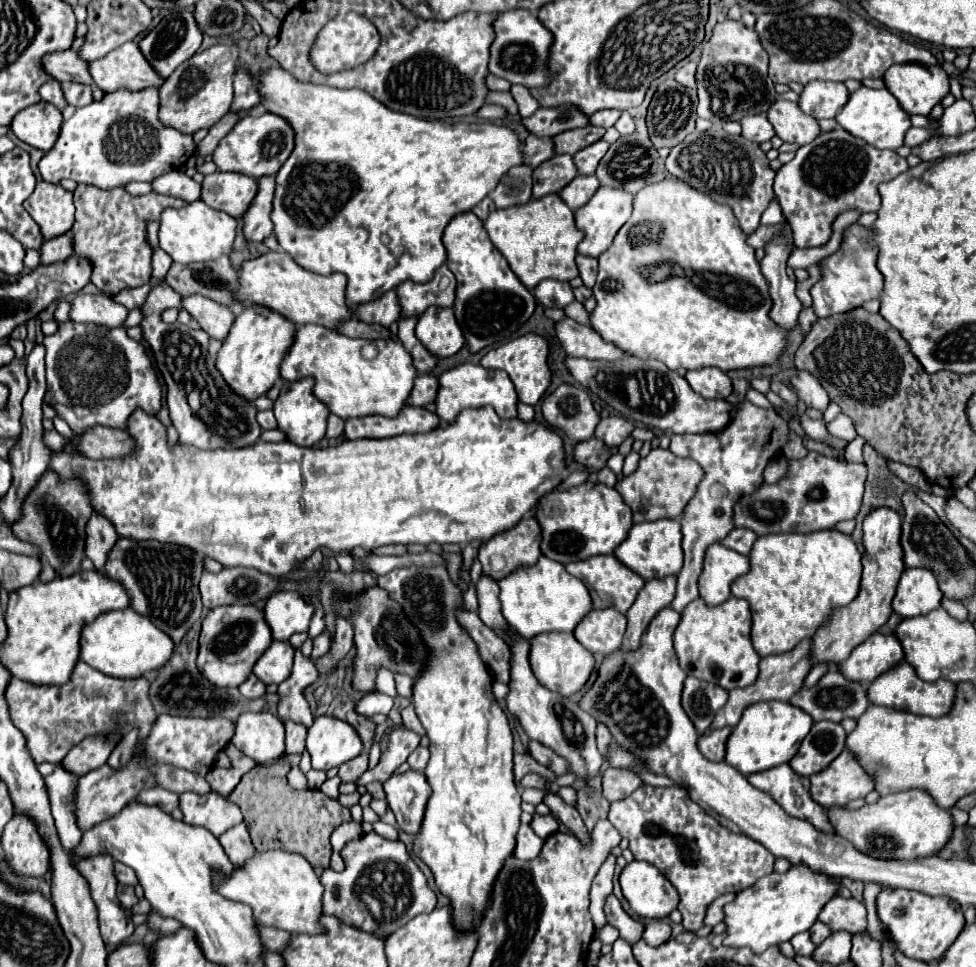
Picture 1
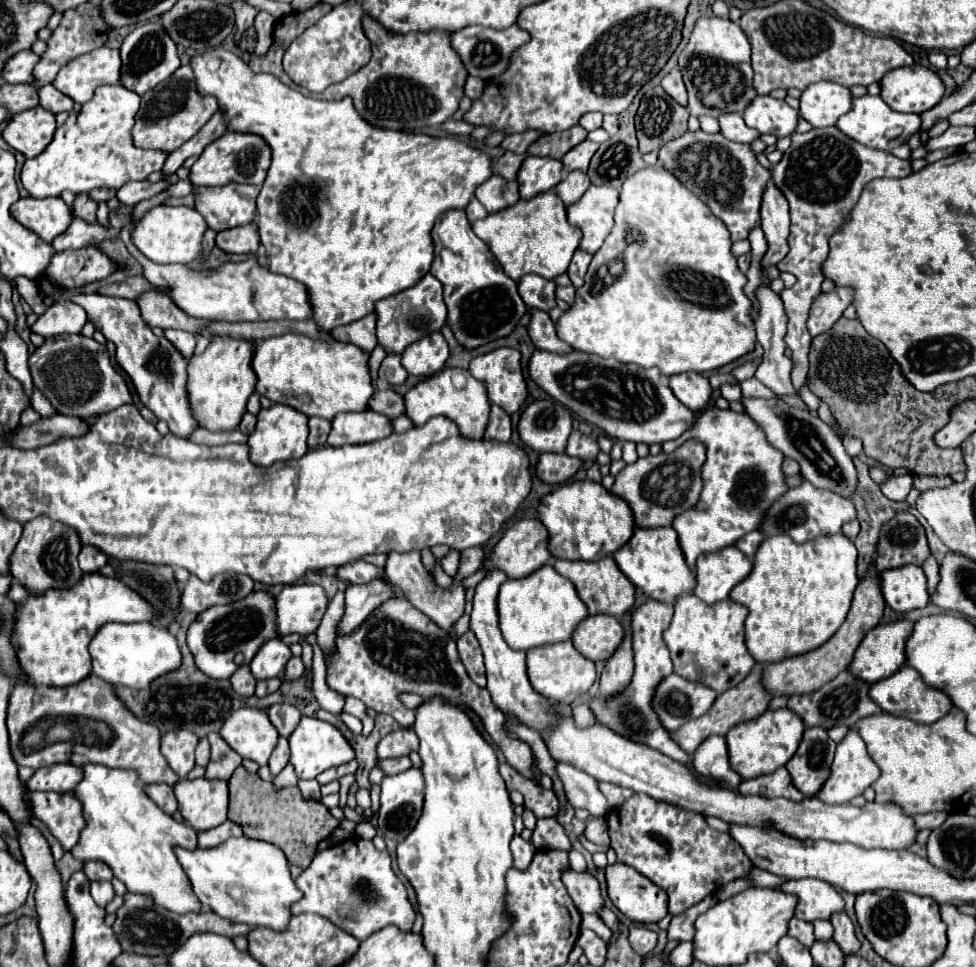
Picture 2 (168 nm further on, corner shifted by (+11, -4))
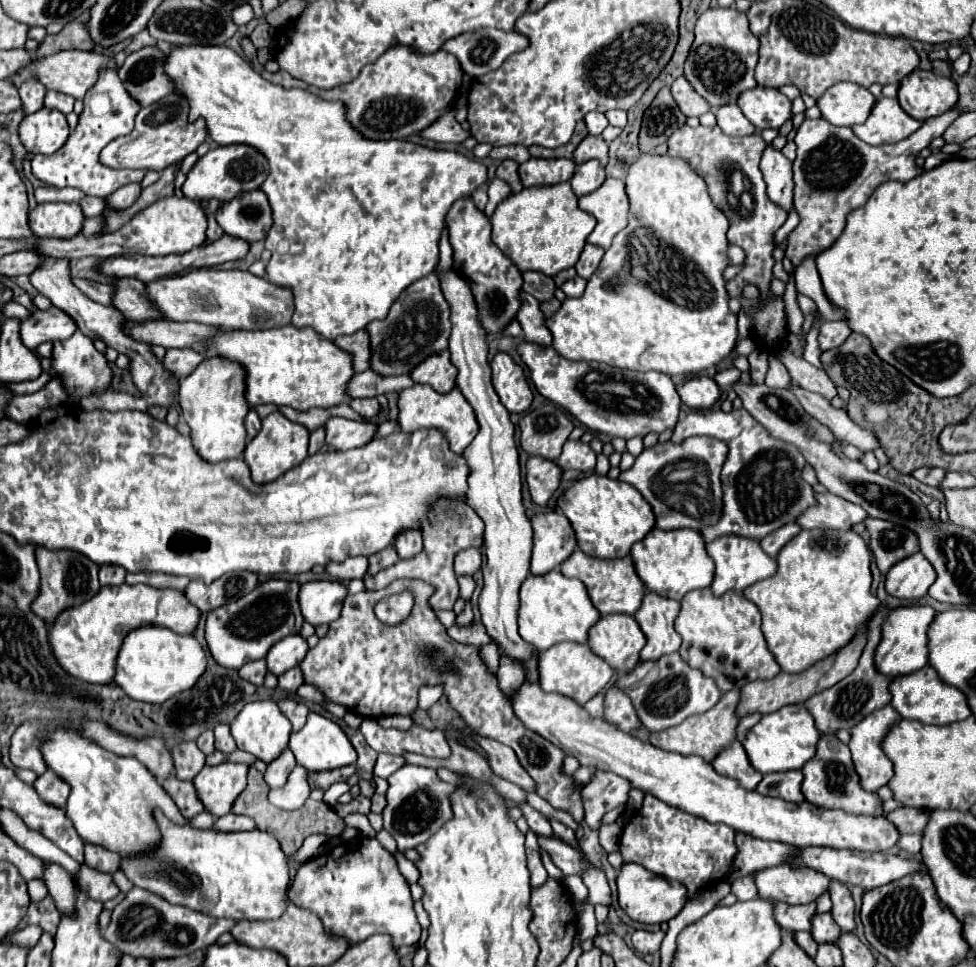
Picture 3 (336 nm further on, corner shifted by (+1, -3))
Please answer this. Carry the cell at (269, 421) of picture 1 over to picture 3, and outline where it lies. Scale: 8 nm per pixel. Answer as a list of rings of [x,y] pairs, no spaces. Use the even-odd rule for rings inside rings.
[[[251,409],[249,415],[245,417],[245,429],[247,429],[247,439],[249,439],[249,441],[259,433],[259,427],[261,427],[261,419],[259,419],[259,415]]]

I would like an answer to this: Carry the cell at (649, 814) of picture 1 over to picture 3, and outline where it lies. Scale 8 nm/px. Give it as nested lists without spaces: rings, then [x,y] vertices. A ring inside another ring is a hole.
[[[647,793],[639,813],[623,827],[619,849],[625,861],[637,863],[633,857],[639,857],[639,865],[651,873],[683,883],[687,887],[687,899],[691,899],[691,895],[711,885],[717,877],[729,877],[731,859],[735,859],[735,829],[727,825],[715,827]]]

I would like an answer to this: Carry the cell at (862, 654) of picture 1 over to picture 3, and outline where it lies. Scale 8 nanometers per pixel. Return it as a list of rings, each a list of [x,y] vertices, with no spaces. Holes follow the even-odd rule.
[[[927,605],[899,607],[889,611],[889,617],[881,629],[881,643],[875,651],[875,667],[887,677],[907,675],[927,665],[927,629],[935,617],[935,611]]]

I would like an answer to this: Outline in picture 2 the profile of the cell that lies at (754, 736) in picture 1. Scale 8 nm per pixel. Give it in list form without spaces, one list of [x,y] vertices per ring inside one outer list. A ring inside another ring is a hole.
[[[779,708],[773,712],[763,712],[755,720],[739,724],[731,728],[725,736],[729,748],[731,768],[739,772],[743,778],[755,778],[761,774],[775,772],[777,768],[785,766],[799,748],[805,724],[803,720],[789,708]]]

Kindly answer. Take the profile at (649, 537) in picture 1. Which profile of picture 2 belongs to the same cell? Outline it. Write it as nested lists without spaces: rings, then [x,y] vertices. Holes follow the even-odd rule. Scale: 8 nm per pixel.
[[[635,528],[631,540],[623,548],[619,548],[613,558],[637,590],[641,590],[647,598],[665,604],[673,604],[681,594],[693,592],[697,584],[693,570],[685,562],[679,546],[679,536],[677,532],[673,532],[673,528]]]

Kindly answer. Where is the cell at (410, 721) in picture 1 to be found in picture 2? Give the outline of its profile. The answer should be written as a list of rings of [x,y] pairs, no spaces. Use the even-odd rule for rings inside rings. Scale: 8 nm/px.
[[[389,600],[383,608],[377,608],[369,620],[347,636],[339,636],[335,652],[327,658],[327,686],[341,696],[359,698],[367,708],[391,714],[403,727],[410,728],[415,721],[414,711],[405,708],[399,700],[401,692],[415,692],[423,698],[443,698],[449,704],[469,706],[483,722],[485,732],[501,748],[507,762],[525,778],[535,778],[533,754],[529,744],[513,740],[503,728],[503,712],[491,702],[491,694],[479,688],[465,672],[457,654],[455,638],[449,632],[437,628],[423,612],[419,612],[407,600]]]

